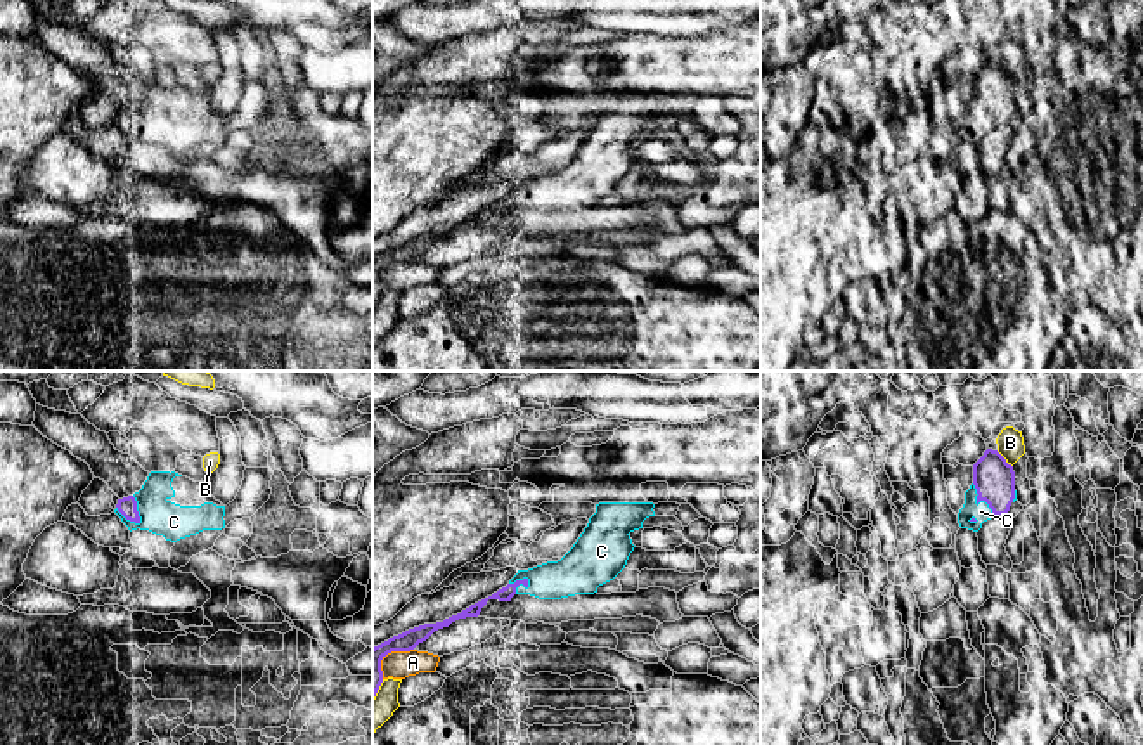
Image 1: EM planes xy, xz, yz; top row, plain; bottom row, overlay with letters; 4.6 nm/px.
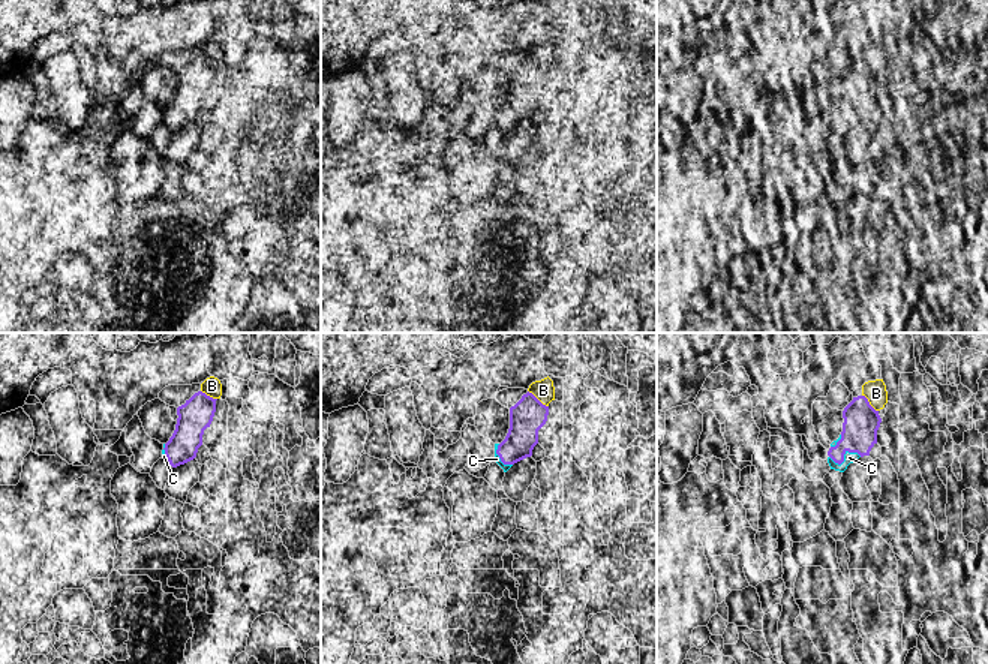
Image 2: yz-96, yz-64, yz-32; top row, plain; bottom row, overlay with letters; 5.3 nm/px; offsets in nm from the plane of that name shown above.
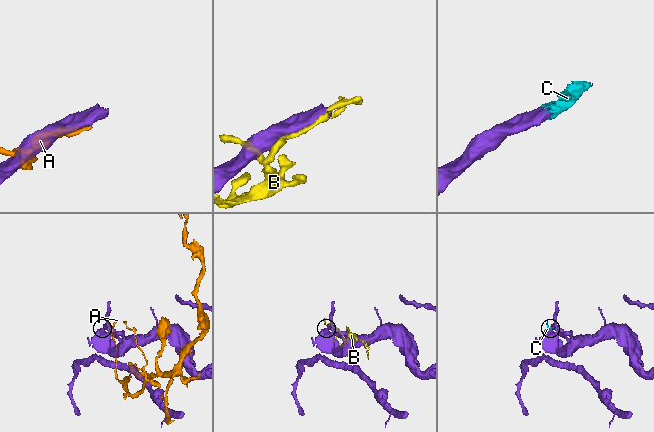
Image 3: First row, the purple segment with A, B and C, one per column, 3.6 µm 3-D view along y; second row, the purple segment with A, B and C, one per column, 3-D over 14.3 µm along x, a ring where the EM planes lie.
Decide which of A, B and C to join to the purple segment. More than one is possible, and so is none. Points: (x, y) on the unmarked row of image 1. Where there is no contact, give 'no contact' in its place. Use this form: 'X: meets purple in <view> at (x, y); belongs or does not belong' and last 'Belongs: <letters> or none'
A: meets purple in xz at (388, 264); does not belong
B: meets purple in yz at (1005, 71); does not belong
C: meets purple in xy at (129, 130); belongs
Belongs: C

